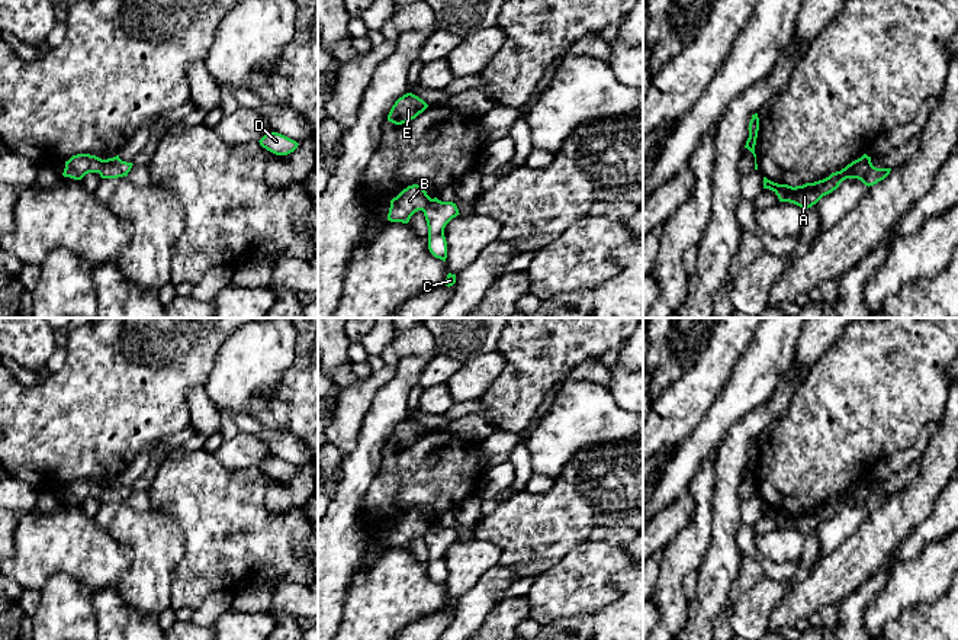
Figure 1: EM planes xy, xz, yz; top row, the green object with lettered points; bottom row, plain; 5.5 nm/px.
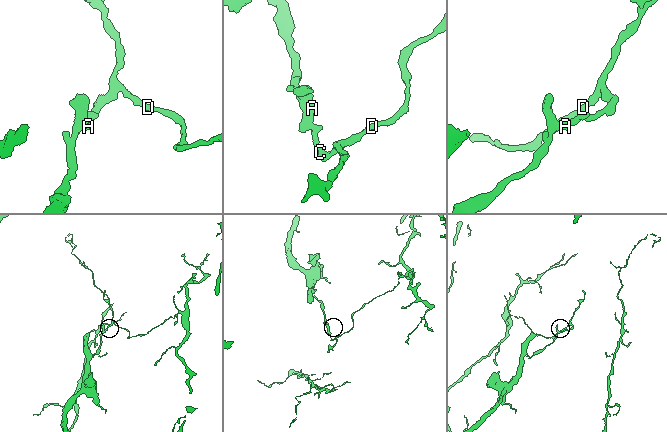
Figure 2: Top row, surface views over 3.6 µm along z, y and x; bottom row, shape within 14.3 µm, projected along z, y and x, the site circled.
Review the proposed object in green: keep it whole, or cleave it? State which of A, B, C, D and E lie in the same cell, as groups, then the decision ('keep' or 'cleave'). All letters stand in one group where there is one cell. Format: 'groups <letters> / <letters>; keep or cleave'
groups A B E / C D; cleave

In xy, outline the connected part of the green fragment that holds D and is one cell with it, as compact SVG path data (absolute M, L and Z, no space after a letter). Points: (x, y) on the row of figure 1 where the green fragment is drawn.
M277 132L266 134L260 145L276 155L287 155L298 148L298 142Z

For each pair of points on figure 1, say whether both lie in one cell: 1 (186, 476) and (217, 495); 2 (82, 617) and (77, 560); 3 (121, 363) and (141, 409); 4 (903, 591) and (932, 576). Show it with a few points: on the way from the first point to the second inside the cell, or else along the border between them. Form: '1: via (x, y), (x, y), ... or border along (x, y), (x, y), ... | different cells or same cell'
1: via (193, 483), (205, 495), (209, 495) | same cell
2: border along (44, 584), (55, 573), (67, 573), (92, 594) | different cells
3: via (125, 375), (125, 394), (129, 398) | same cell
4: via (910, 584), (925, 578) | same cell

